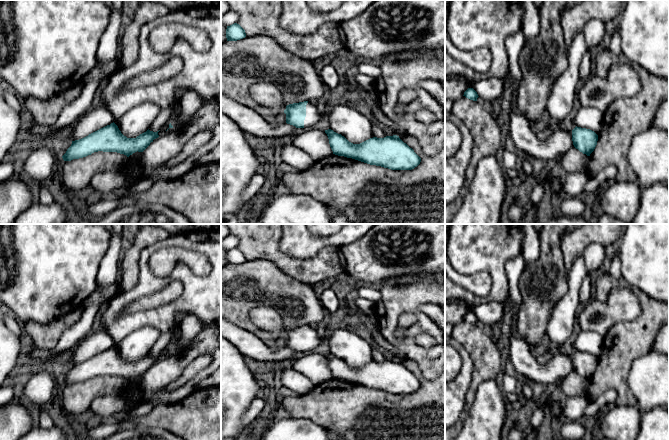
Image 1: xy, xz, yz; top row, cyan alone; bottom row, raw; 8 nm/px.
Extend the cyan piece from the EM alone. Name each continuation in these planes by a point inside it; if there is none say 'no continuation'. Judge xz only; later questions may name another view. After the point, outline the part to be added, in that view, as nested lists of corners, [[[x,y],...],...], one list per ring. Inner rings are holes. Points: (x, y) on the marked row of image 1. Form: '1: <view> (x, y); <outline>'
1: xz (313, 115); [[[308,101],[306,105],[306,117],[304,120],[304,128],[310,128],[321,119],[322,113],[318,110],[318,107]]]

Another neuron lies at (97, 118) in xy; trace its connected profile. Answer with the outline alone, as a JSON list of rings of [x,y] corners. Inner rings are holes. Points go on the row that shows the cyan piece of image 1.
[[[105,107],[94,108],[82,116],[73,126],[72,141],[82,139],[89,134],[114,122],[111,112]]]

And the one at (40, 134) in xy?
[[[97,58],[95,66],[82,79],[85,86],[82,88],[81,94],[63,109],[57,121],[51,126],[41,125],[36,122],[30,125],[28,132],[32,137],[32,143],[47,143],[51,136],[66,127],[73,126],[82,116],[87,114],[91,110],[94,95],[101,81],[107,79],[118,68],[118,58],[104,65]]]

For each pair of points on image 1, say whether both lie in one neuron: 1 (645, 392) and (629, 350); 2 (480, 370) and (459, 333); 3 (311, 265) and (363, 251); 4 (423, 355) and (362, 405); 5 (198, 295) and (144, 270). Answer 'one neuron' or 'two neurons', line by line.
1: two neurons
2: one neuron
3: two neurons
4: two neurons
5: one neuron

